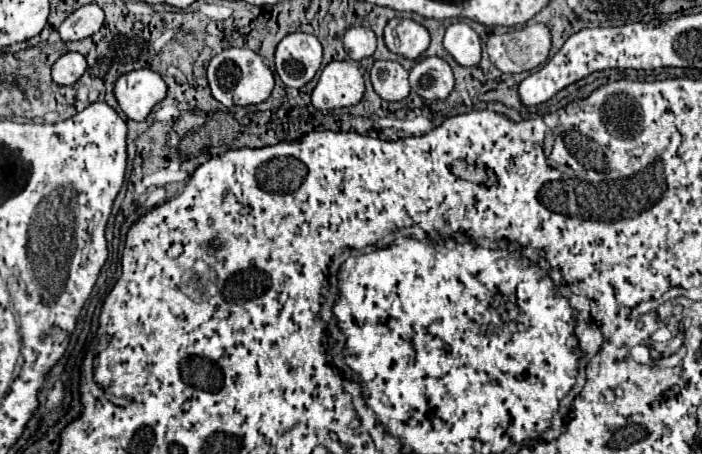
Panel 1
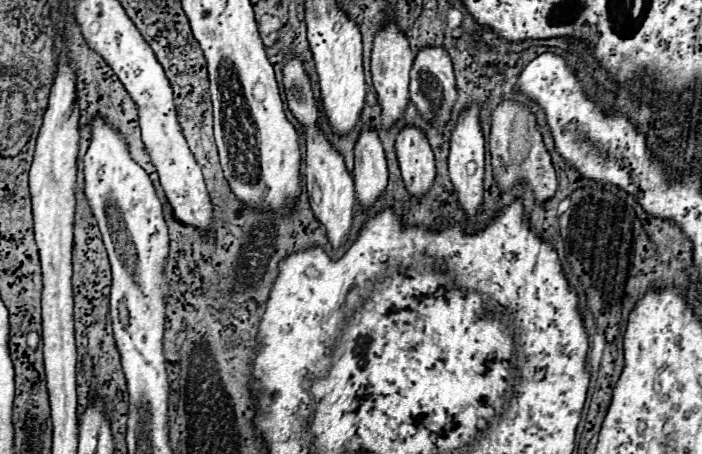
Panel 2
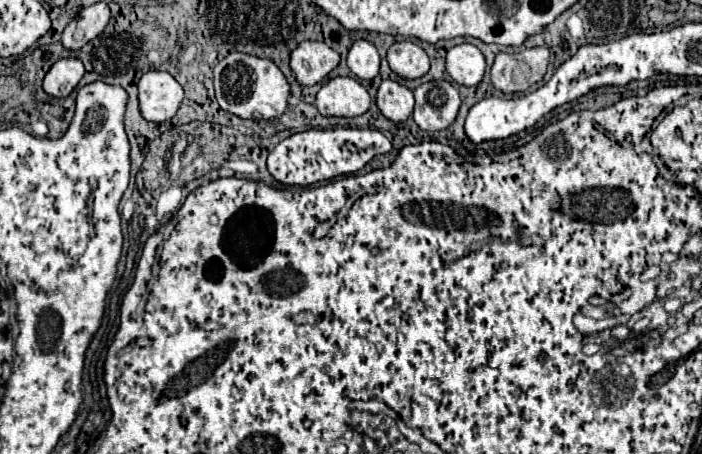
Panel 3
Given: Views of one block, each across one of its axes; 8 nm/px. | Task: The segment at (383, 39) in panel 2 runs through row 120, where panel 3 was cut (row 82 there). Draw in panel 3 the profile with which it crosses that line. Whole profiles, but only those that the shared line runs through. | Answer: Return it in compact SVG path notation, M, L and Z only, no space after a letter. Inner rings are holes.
M382 80L376 94L378 110L392 122L404 122L414 110L412 92L394 80Z

